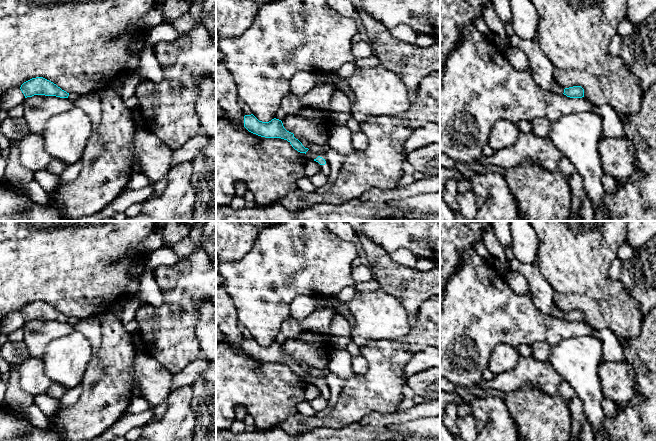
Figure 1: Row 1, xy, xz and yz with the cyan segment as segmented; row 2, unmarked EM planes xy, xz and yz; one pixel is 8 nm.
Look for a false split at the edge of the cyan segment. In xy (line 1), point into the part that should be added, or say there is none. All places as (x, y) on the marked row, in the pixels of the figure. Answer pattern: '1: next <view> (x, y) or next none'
1: next none

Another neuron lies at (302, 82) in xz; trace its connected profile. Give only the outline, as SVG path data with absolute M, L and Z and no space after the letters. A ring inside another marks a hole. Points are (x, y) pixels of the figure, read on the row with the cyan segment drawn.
M354 61L346 63L336 72L323 73L322 76L319 73L311 73L309 71L301 71L296 73L289 82L289 92L296 97L302 97L308 93L314 87L317 87L319 83L333 82L336 78L349 79L353 73L357 70Z

